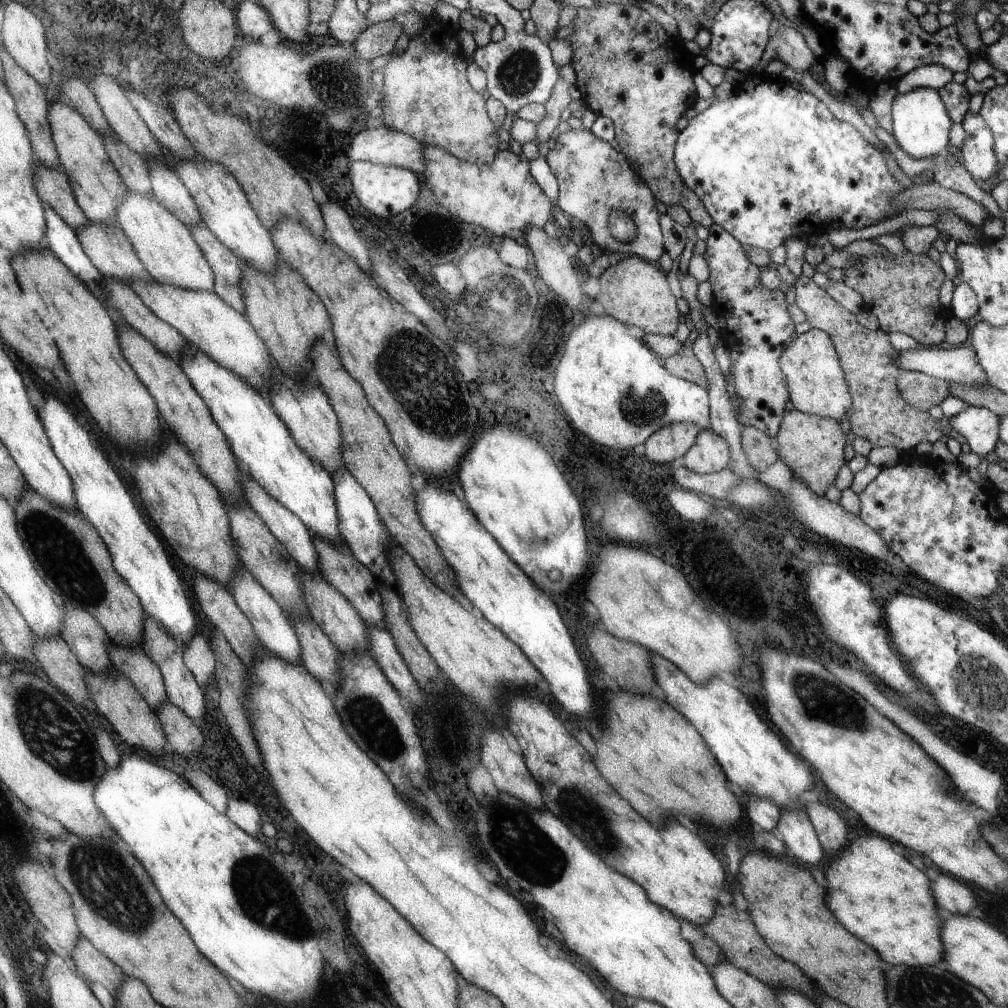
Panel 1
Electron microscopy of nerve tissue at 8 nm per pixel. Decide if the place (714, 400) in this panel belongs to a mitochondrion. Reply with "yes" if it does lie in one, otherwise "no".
no

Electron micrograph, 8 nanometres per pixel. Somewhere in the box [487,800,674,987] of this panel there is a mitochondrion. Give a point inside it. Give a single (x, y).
(535, 853)

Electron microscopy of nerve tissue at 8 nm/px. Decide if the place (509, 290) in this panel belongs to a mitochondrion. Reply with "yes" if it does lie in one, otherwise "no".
yes

